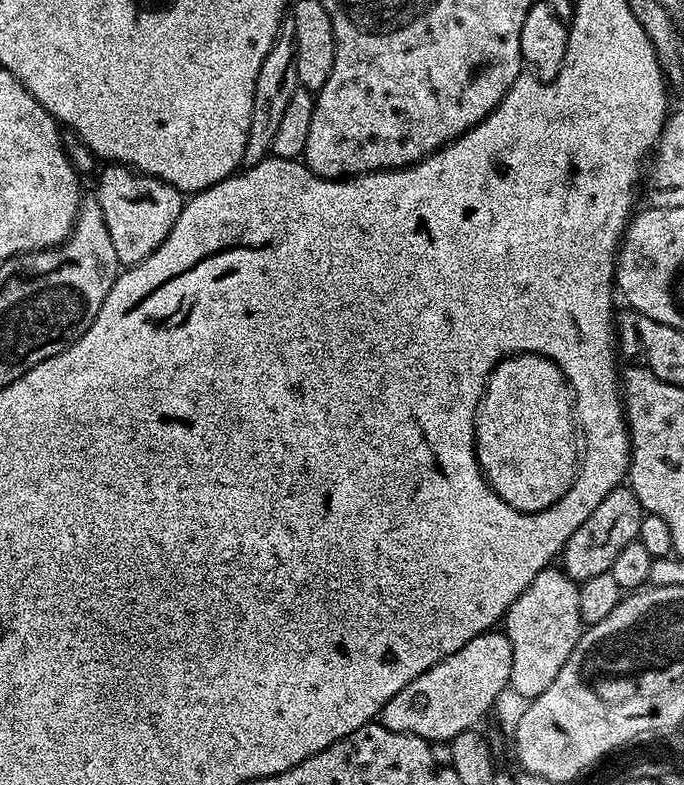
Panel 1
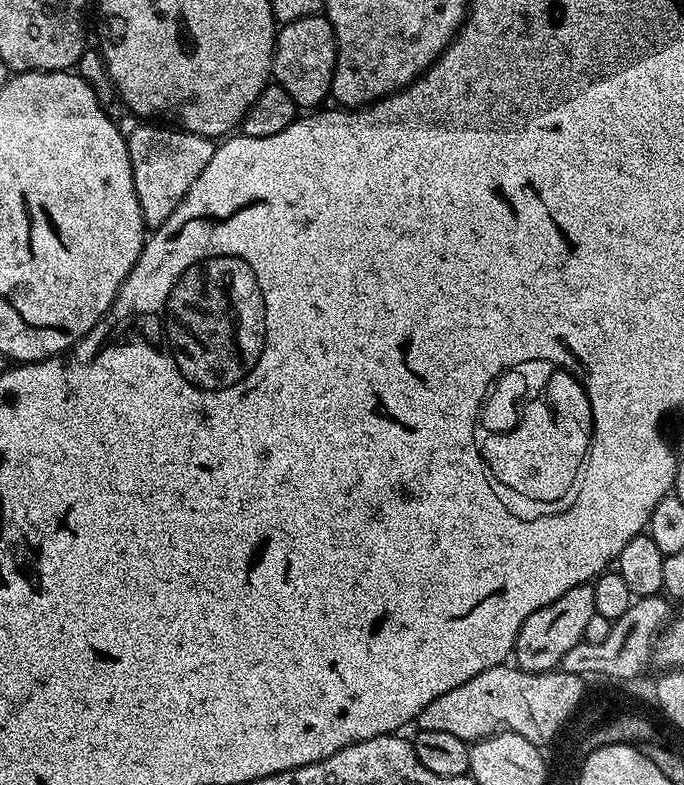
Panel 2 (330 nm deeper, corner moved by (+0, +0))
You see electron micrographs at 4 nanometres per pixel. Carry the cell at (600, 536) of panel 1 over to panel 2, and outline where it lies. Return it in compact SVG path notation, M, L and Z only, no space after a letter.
M591 583L574 586L574 590L566 590L562 598L550 602L550 606L542 606L522 626L516 639L514 664L523 672L550 672L559 669L562 658L579 642L585 639L590 618L597 616L594 606L594 590Z

